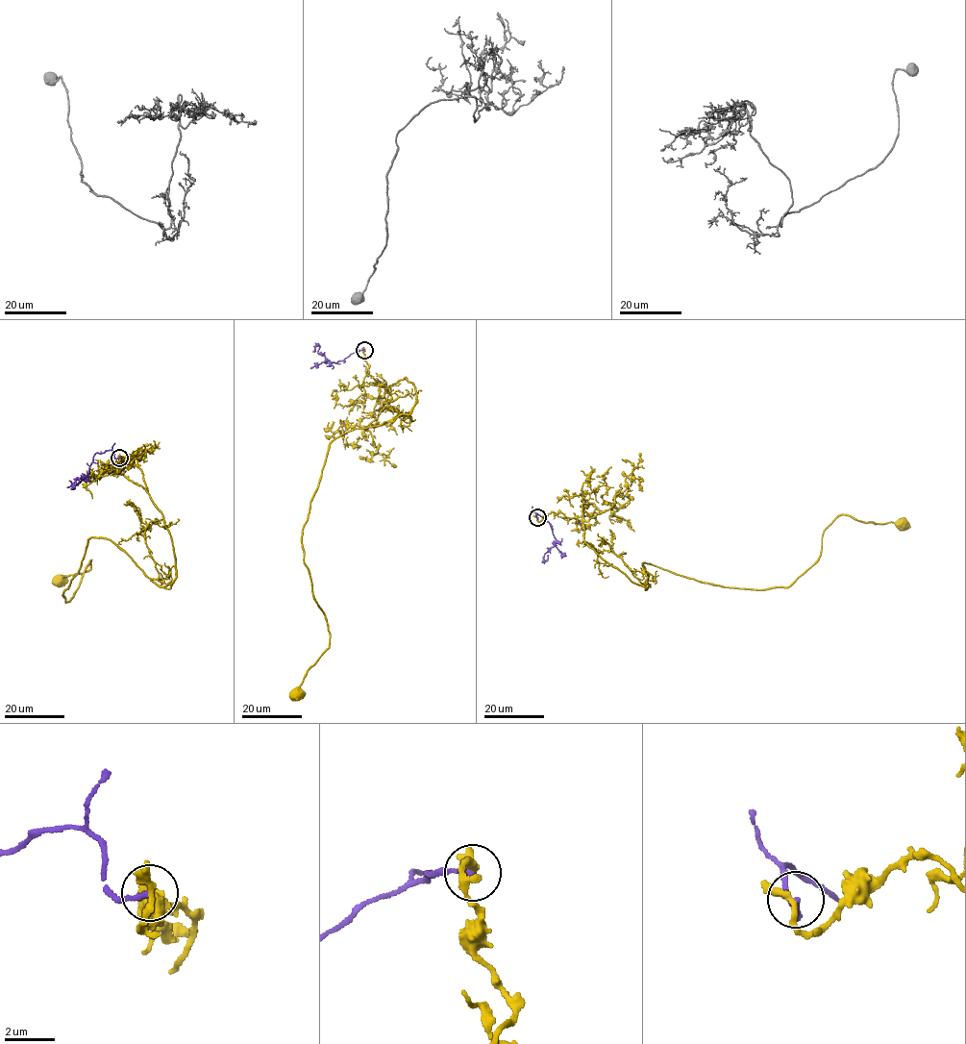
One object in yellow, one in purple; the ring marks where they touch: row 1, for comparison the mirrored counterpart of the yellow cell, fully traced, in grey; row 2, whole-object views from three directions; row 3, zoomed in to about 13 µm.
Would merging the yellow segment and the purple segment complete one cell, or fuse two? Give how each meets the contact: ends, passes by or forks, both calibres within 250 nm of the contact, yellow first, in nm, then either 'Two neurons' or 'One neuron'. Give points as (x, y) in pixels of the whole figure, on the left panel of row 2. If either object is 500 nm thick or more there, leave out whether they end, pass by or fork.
At the ring yellow passes by. At the ring purple ends. Thickness 240 nm (yellow) against 200 nm. Two neurons

